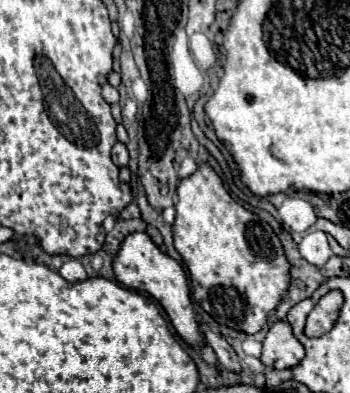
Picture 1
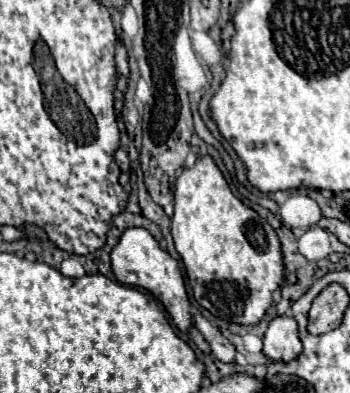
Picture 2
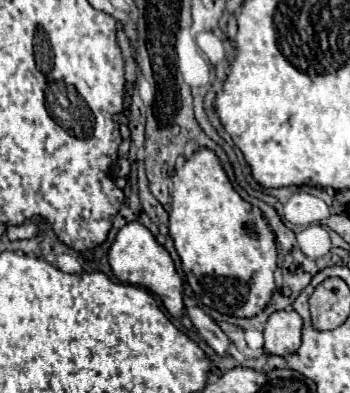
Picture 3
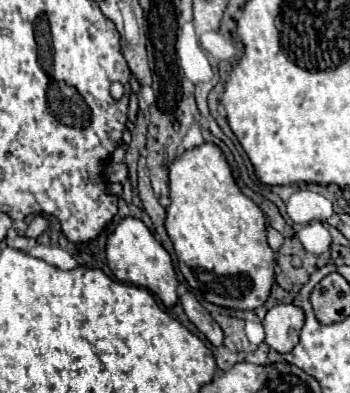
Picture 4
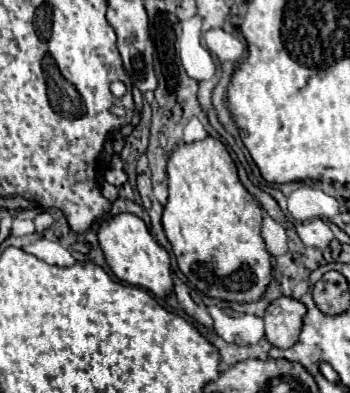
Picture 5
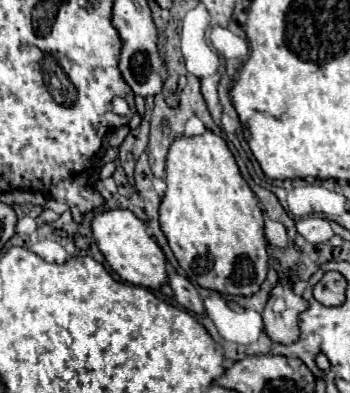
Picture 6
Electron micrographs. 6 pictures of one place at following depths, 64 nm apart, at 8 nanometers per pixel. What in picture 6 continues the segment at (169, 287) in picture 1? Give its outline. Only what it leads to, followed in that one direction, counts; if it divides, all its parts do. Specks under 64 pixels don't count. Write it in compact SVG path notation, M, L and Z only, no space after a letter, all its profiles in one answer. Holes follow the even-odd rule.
M118 208L96 214L92 220L92 234L106 262L122 280L150 290L160 290L168 282L166 256L162 248L154 242L154 238L148 236L146 224L140 218L136 218L130 210Z

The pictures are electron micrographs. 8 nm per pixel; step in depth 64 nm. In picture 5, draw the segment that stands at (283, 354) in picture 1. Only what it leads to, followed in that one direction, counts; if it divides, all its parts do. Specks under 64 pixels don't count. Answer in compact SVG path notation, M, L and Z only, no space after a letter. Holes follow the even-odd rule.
M280 296L278 300L274 300L264 314L266 340L280 350L292 348L300 336L304 314L304 304L294 298Z

